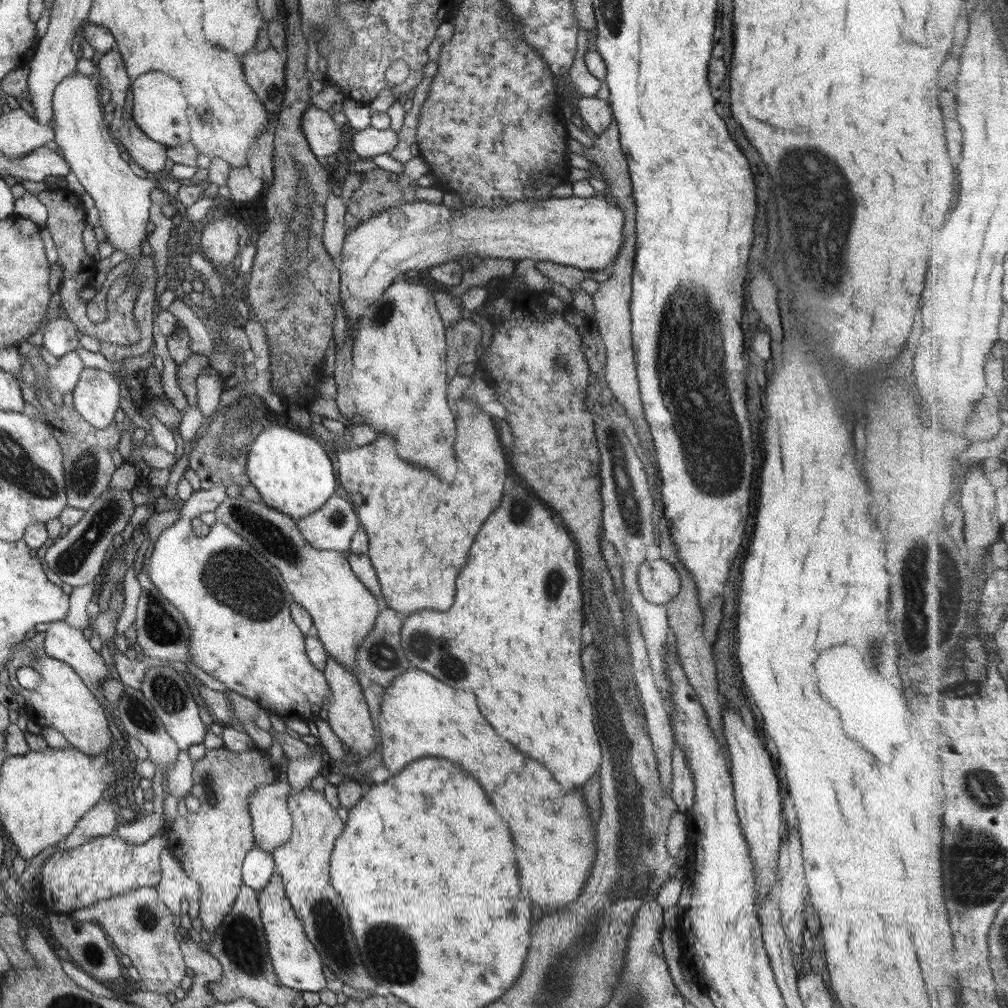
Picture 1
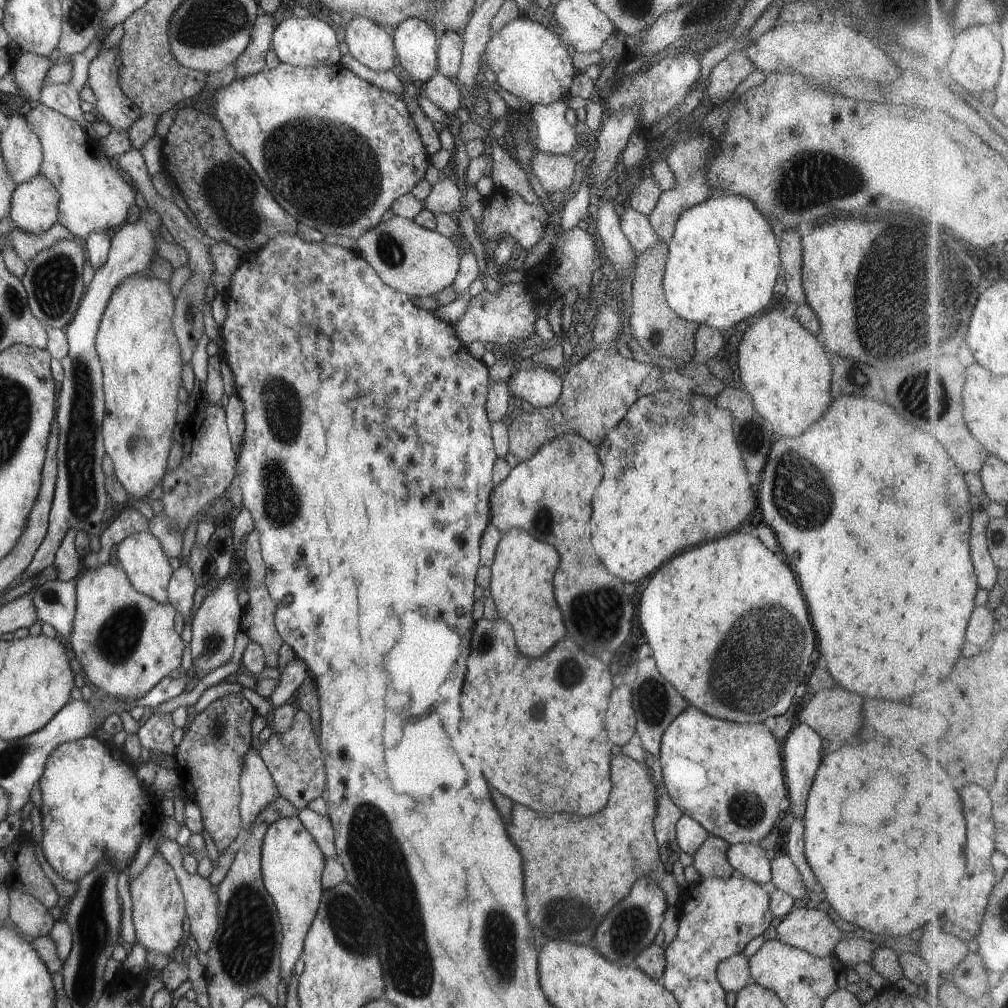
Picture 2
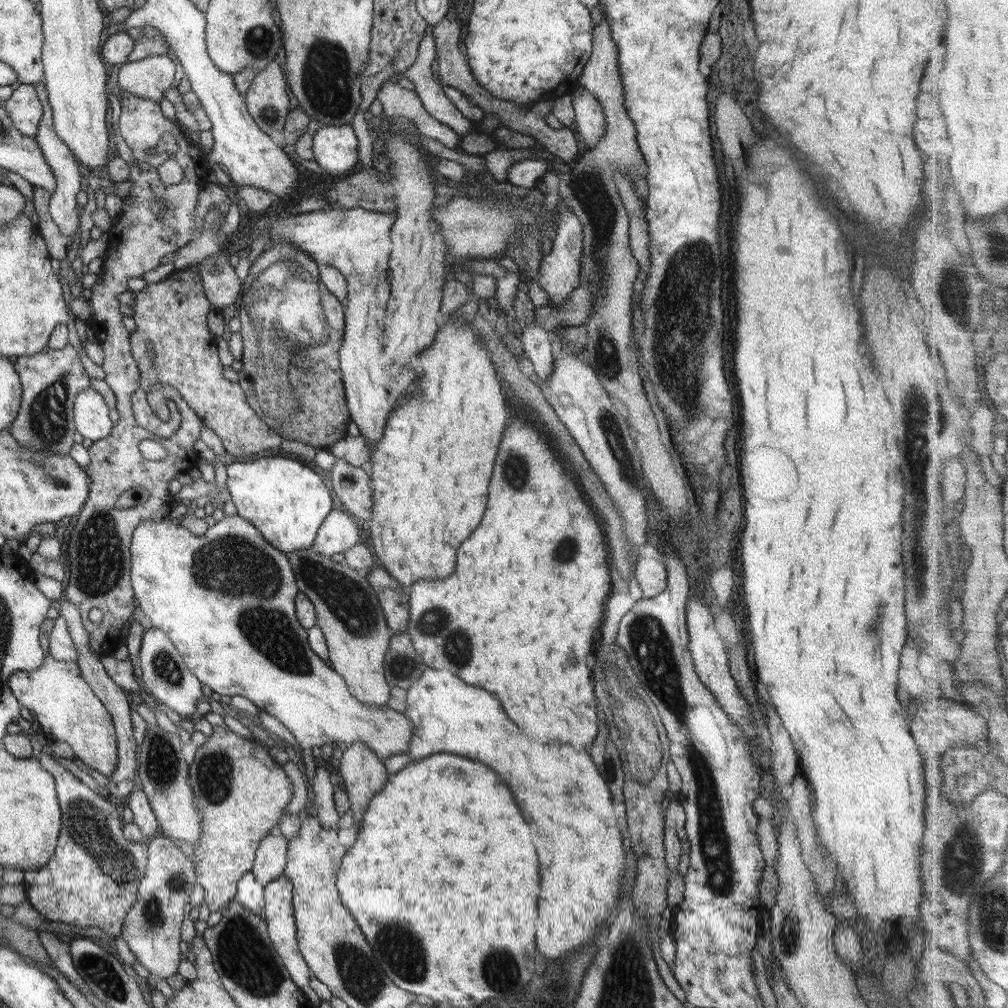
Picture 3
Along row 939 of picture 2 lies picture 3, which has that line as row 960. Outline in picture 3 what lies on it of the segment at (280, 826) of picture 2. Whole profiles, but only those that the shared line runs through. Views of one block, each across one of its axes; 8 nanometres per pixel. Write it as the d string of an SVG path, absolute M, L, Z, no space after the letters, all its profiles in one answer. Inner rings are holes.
M281 875L279 878L263 885L263 918L266 922L267 934L272 942L273 948L281 959L281 962L284 964L284 967L287 969L290 980L295 984L295 987L305 995L308 1002L312 1005L316 1005L320 1000L308 986L310 971L307 968L307 963L305 963L299 952L296 941L296 928L294 925L292 909L292 890L293 886L285 875Z

